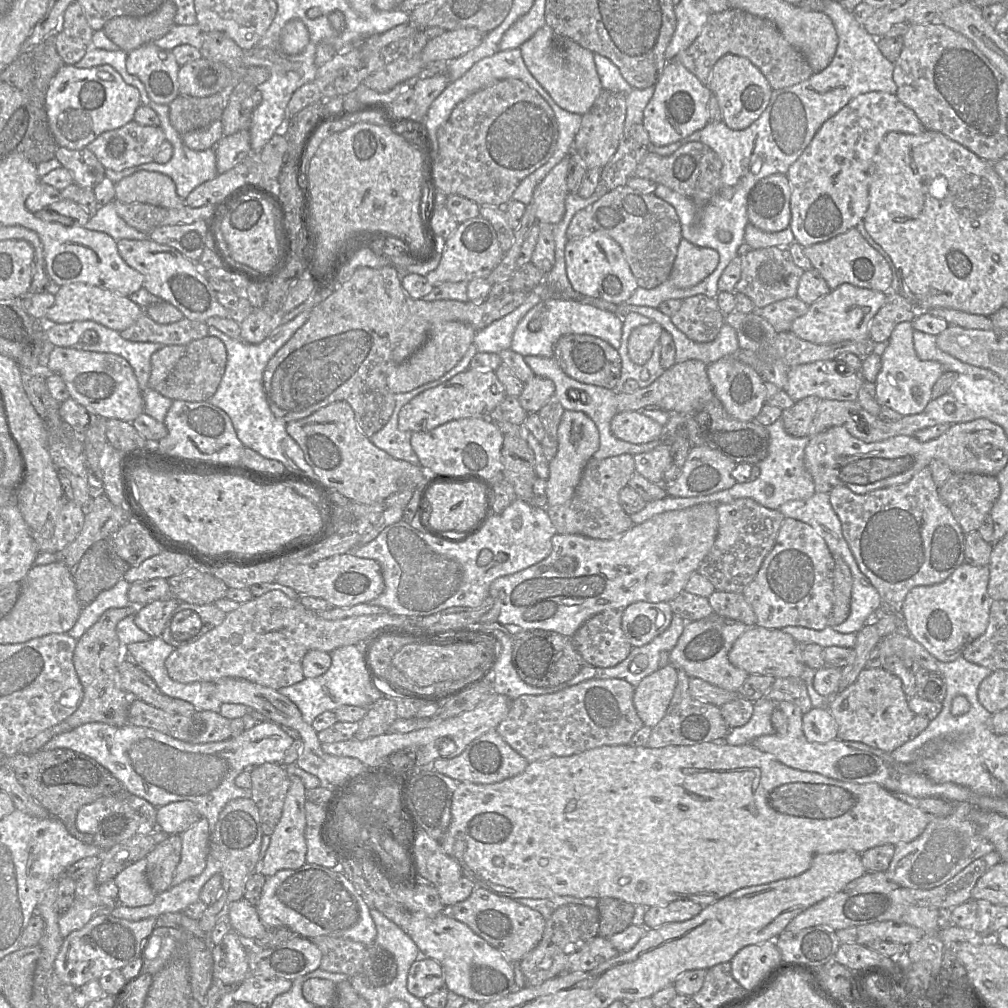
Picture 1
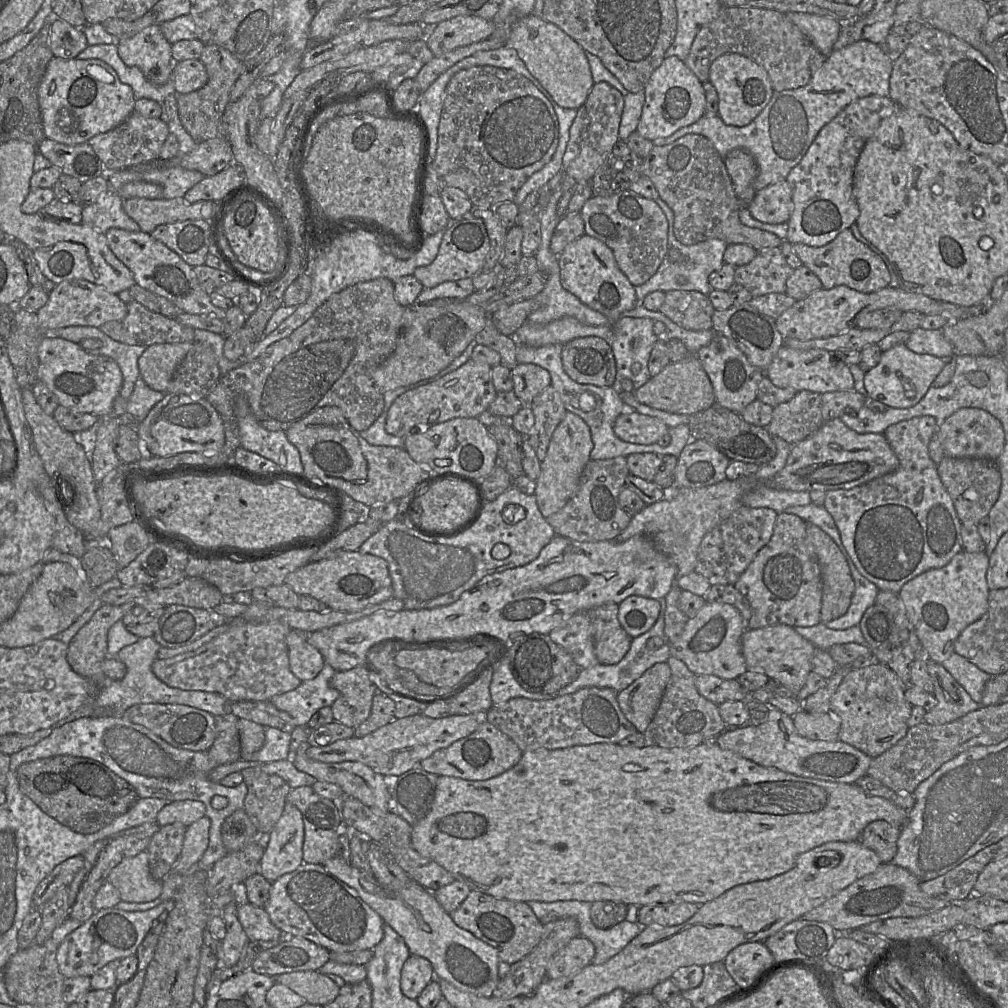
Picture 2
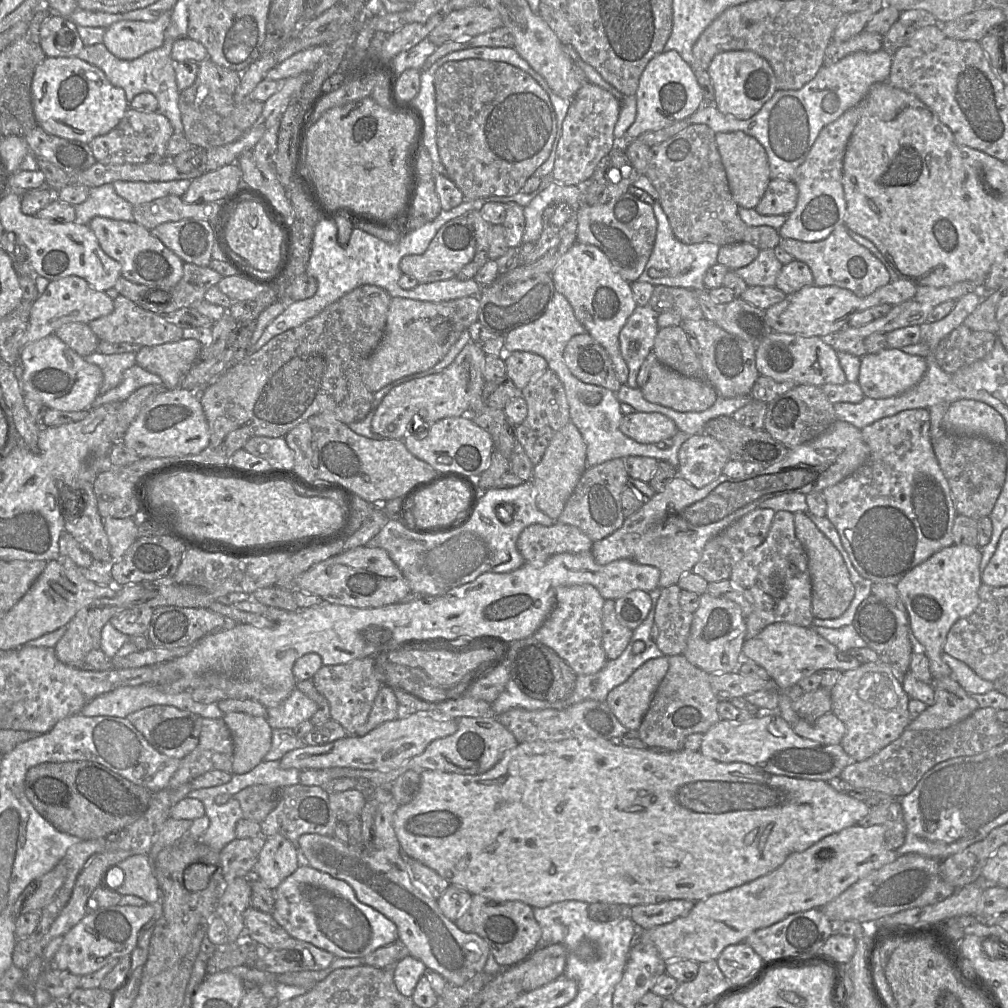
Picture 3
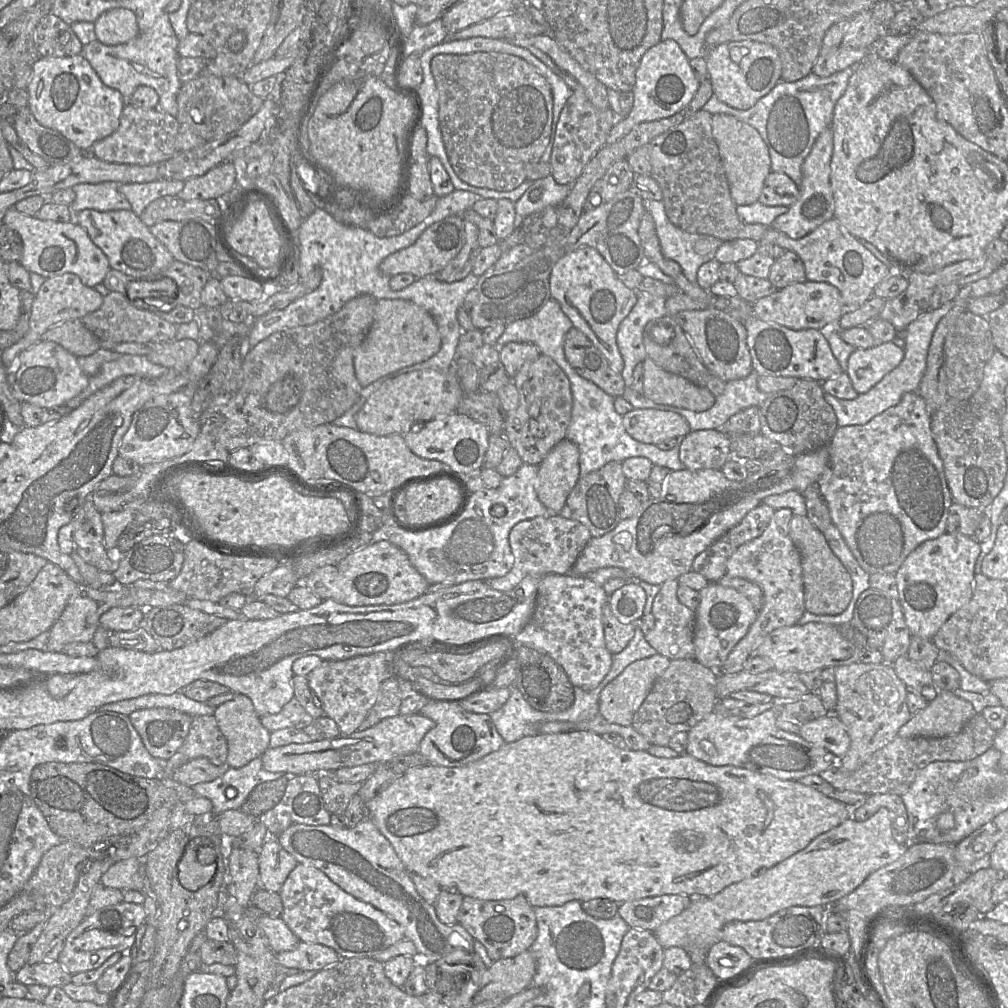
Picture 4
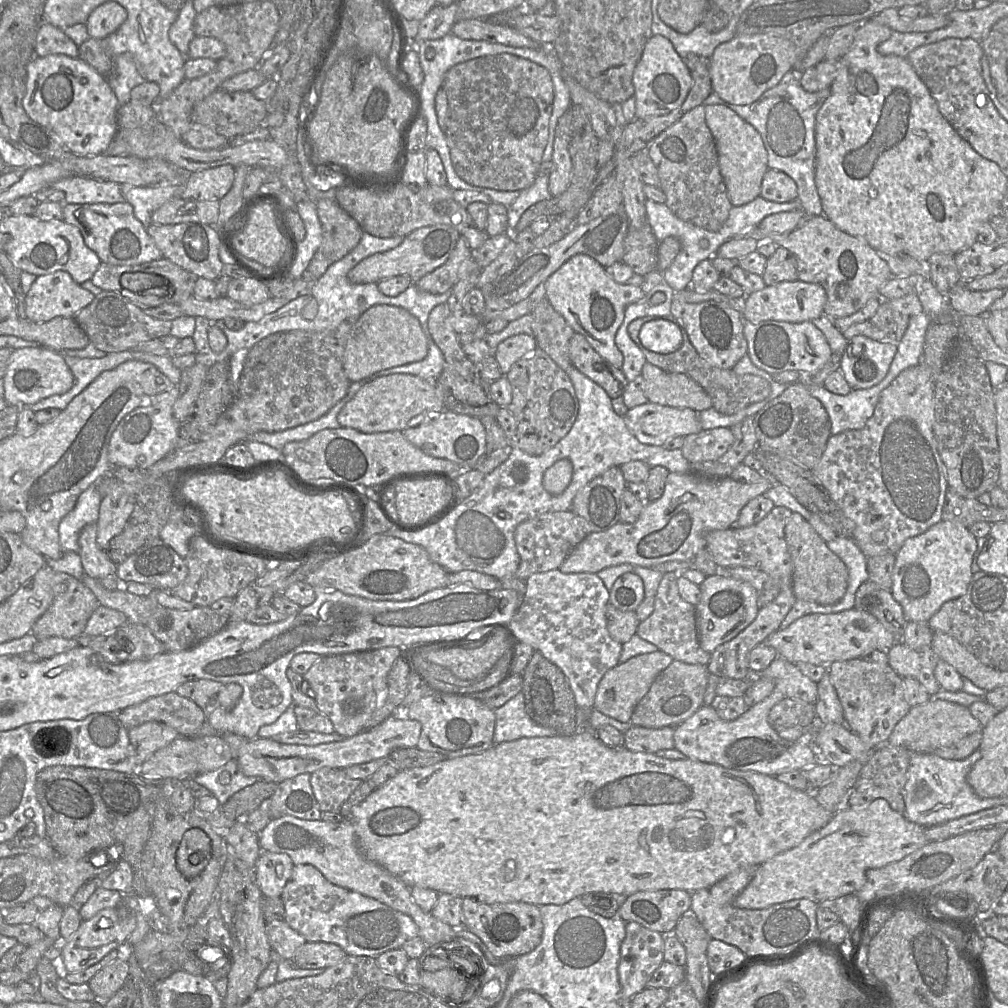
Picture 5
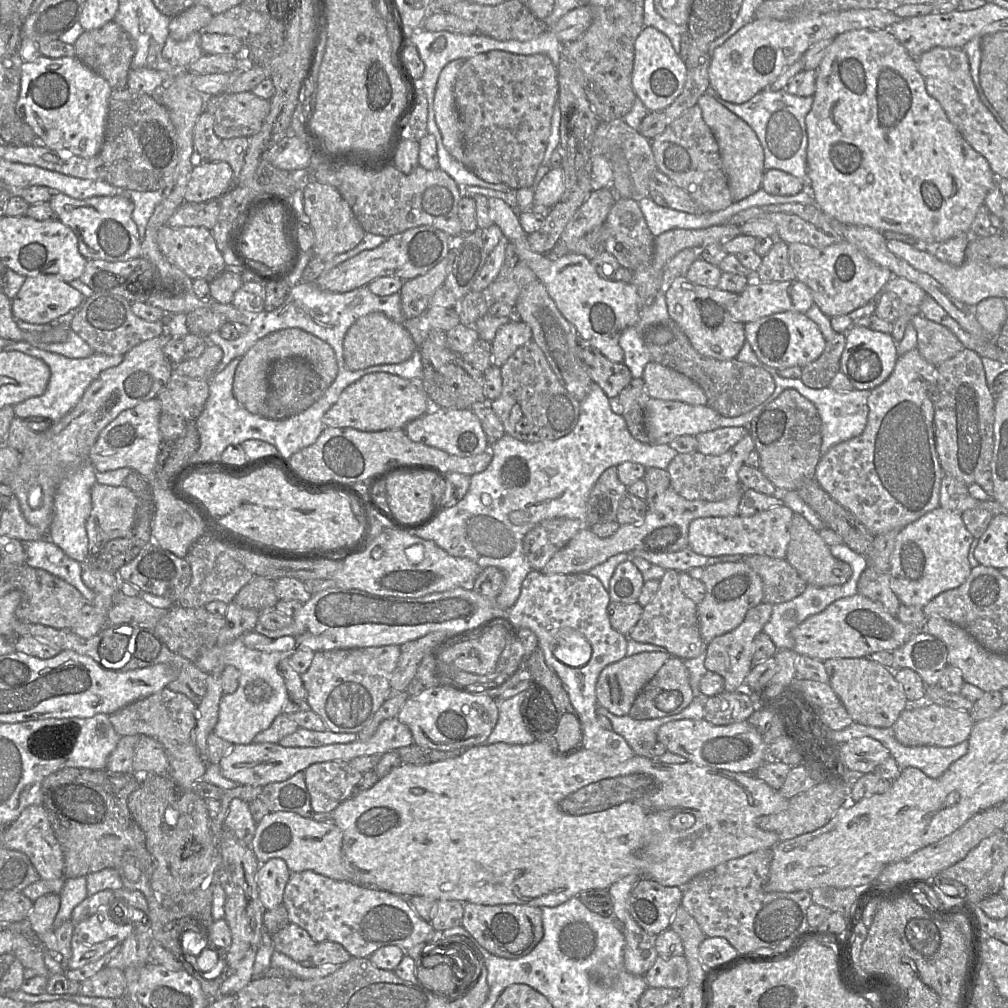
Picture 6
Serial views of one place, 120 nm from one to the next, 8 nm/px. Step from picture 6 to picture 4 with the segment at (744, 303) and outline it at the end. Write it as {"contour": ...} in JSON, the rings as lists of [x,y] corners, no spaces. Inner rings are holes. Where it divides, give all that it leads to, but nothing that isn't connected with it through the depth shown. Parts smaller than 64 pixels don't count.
{"contour":[[[826,282],[790,284],[752,304],[753,315],[767,323],[776,323],[791,330],[817,329],[826,331],[837,326],[845,313],[840,291]]]}

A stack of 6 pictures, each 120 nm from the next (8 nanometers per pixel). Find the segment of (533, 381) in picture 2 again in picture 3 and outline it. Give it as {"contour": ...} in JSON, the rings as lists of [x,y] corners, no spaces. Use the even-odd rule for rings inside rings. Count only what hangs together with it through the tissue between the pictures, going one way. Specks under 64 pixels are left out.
{"contour":[[[524,351],[507,352],[505,365],[507,377],[522,391],[528,383],[548,369],[546,360],[534,353]]]}

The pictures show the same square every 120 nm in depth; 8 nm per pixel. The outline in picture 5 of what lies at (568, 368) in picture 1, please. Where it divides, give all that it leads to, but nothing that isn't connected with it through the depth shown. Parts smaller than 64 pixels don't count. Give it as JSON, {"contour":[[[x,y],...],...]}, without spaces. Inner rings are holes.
{"contour":[[[575,332],[572,335],[569,356],[571,364],[602,387],[611,399],[623,394],[628,380],[622,369],[603,358],[582,334]]]}

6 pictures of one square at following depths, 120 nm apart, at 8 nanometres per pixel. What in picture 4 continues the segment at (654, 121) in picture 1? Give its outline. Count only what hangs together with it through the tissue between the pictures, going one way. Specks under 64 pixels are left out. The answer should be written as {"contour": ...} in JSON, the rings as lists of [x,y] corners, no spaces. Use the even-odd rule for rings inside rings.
{"contour":[[[669,39],[655,44],[645,52],[636,70],[632,109],[626,117],[615,123],[607,137],[606,145],[616,143],[641,123],[665,119],[678,113],[693,99],[699,83],[689,59],[677,42]]]}

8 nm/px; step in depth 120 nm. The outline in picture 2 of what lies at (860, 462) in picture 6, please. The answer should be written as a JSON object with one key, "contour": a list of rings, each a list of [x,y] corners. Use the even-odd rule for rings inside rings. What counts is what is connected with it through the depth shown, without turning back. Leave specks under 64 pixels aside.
{"contour":[[[932,416],[914,417],[889,426],[883,435],[898,458],[896,470],[851,489],[826,492],[824,507],[833,517],[845,549],[859,573],[879,590],[899,595],[908,581],[925,571],[947,565],[957,553],[963,551],[962,522],[928,452],[929,441],[937,429],[938,420]]]}

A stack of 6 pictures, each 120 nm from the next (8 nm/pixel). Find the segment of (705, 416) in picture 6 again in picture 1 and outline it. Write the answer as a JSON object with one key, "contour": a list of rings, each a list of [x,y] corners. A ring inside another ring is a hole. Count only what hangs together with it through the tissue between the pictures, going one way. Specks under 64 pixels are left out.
{"contour":[[[624,411],[612,418],[610,429],[619,440],[645,444],[663,437],[664,427],[640,411]]]}

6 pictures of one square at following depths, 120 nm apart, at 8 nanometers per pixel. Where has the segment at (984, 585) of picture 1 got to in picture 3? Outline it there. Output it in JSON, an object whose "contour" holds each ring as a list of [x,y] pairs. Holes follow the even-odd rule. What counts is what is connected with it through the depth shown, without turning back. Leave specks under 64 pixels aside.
{"contour":[[[953,544],[934,553],[924,562],[909,571],[897,585],[905,605],[912,635],[923,645],[929,659],[933,679],[952,677],[951,668],[943,661],[943,646],[951,626],[960,618],[970,615],[979,604],[979,587],[983,583],[980,572],[982,550],[977,546]]]}

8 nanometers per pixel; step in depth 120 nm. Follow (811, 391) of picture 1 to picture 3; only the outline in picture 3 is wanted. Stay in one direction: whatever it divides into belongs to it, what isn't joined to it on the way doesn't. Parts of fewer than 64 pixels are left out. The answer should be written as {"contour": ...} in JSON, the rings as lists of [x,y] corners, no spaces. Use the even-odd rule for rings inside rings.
{"contour":[[[772,331],[755,348],[755,363],[760,375],[777,382],[793,381],[796,385],[810,384],[821,388],[825,384],[847,382],[837,352],[830,341],[818,336],[804,337]]]}

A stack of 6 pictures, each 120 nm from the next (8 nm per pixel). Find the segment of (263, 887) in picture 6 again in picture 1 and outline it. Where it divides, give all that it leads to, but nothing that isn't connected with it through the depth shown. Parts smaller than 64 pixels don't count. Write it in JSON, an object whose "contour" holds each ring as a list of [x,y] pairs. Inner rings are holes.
{"contour":[[[298,776],[289,777],[290,787],[284,801],[282,816],[273,834],[270,836],[270,844],[263,859],[263,865],[260,871],[265,877],[272,876],[279,870],[298,869],[306,864],[305,803],[307,801],[307,790]]]}

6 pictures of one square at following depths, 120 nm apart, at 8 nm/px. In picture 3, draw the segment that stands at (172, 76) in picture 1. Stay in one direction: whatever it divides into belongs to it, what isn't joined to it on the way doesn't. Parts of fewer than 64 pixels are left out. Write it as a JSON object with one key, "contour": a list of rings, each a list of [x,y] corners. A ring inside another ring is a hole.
{"contour":[[[172,12],[163,13],[157,21],[121,20],[105,29],[103,44],[117,58],[133,60],[162,46]]]}

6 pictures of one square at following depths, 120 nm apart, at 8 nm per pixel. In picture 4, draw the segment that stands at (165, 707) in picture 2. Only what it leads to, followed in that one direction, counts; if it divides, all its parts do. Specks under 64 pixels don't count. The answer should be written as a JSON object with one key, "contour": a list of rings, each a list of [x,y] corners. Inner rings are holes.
{"contour":[[[171,708],[141,709],[128,717],[147,751],[159,760],[169,759],[182,746],[192,722],[192,716]]]}

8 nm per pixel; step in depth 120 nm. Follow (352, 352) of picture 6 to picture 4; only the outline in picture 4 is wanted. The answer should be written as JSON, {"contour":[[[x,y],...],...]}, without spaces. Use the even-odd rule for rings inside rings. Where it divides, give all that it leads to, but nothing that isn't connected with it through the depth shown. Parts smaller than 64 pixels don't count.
{"contour":[[[403,299],[377,300],[370,331],[354,351],[356,378],[362,387],[366,387],[385,375],[428,360],[440,347],[438,326],[426,309]]]}

